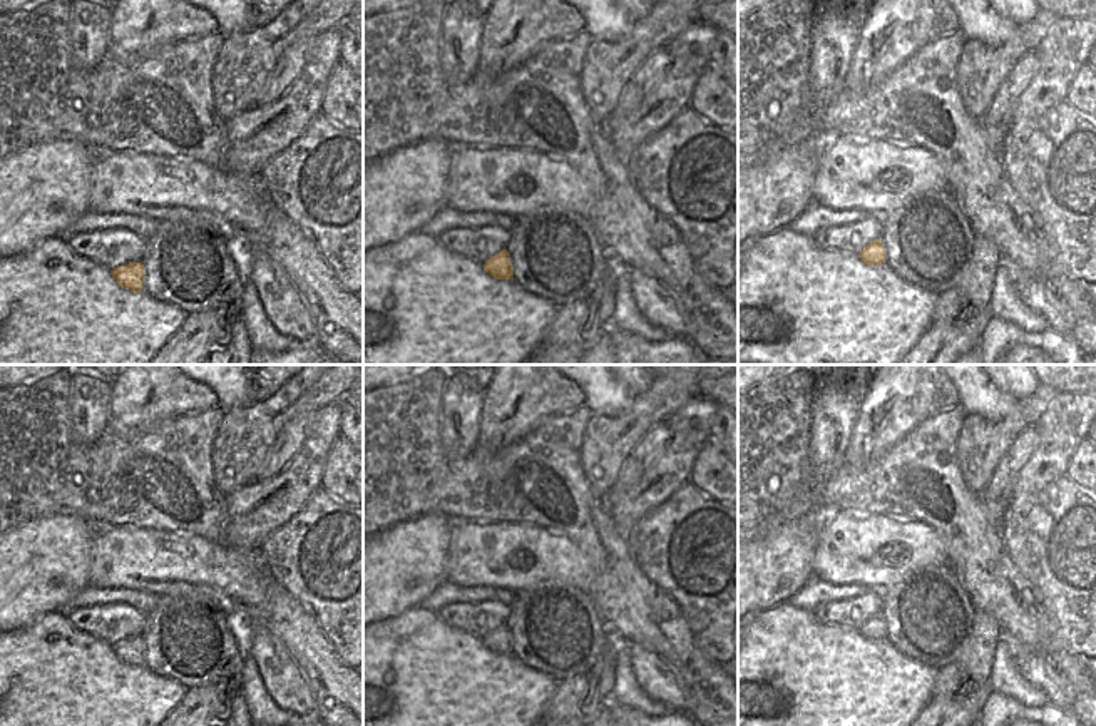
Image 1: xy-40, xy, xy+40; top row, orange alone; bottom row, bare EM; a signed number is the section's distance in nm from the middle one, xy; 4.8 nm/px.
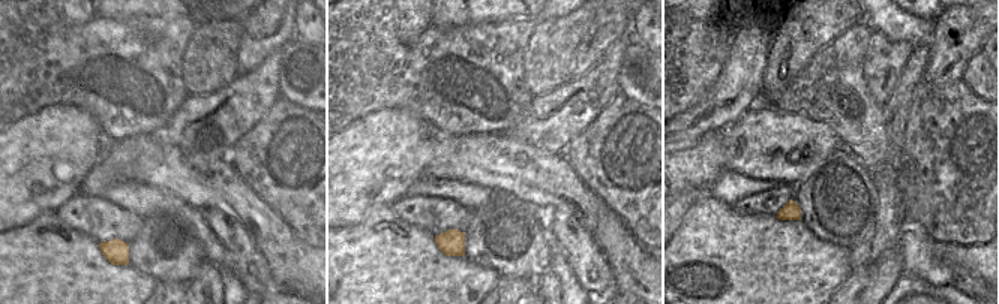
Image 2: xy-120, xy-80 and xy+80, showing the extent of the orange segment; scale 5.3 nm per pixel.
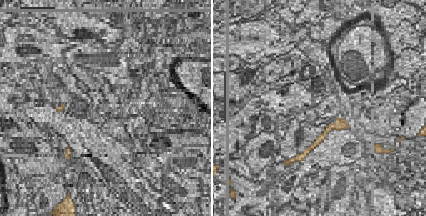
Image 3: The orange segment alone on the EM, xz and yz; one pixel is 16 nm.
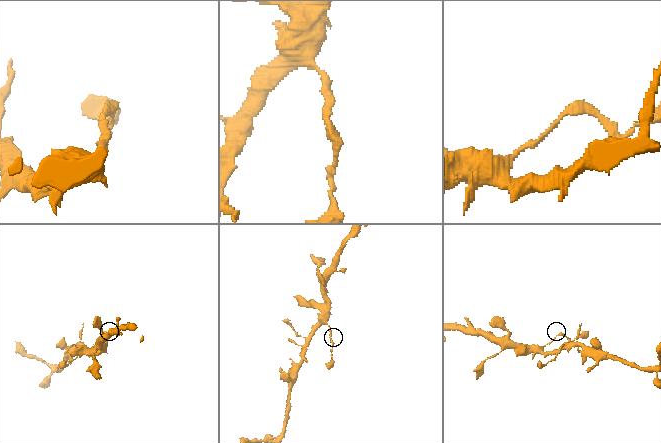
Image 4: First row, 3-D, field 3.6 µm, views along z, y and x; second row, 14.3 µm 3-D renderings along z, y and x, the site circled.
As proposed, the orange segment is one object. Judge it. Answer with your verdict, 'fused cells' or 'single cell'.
fused cells

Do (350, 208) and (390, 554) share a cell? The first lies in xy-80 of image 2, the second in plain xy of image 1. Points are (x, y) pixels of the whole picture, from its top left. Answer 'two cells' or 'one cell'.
one cell

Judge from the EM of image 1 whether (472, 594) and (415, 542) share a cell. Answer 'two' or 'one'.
two

